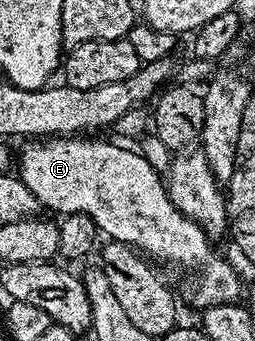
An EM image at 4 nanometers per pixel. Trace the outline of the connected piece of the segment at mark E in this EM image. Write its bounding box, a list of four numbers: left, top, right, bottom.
[17,134,239,310]

